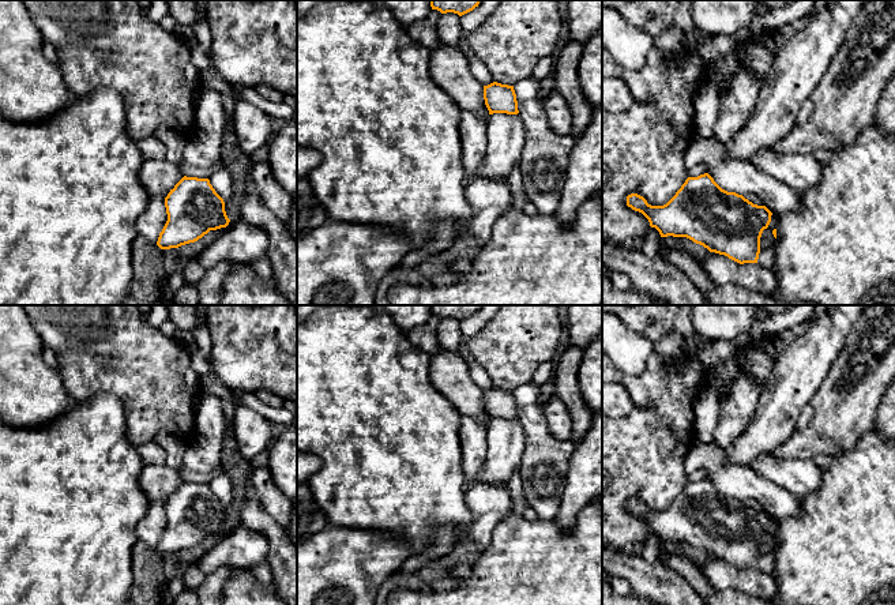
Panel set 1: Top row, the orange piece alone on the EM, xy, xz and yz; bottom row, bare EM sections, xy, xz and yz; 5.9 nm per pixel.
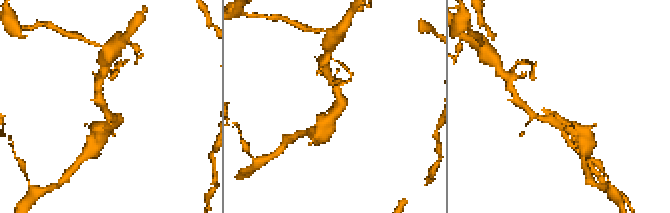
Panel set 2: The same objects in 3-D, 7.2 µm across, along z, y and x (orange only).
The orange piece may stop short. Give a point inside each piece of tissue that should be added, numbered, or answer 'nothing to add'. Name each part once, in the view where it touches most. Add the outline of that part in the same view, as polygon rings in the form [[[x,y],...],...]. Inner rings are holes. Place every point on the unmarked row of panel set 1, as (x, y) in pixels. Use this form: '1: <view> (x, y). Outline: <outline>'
nothing to add

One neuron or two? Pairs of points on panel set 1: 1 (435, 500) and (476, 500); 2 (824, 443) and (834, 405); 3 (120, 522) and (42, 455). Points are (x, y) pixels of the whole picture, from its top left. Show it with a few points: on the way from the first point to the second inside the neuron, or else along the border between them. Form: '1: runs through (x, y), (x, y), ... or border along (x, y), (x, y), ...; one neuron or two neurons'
1: border along (466, 492), (470, 525), (458, 532); two neurons
2: runs through (828, 433), (834, 428), (834, 414); one neuron
3: runs through (101, 513), (61, 473); one neuron

